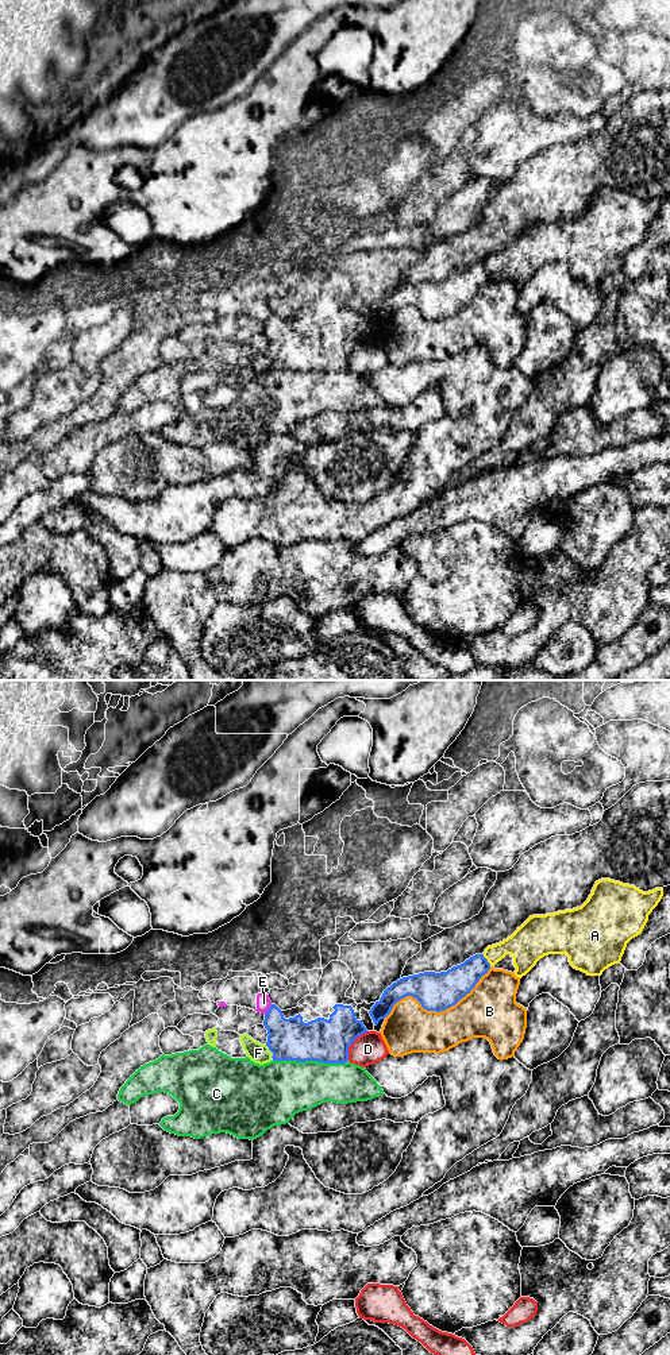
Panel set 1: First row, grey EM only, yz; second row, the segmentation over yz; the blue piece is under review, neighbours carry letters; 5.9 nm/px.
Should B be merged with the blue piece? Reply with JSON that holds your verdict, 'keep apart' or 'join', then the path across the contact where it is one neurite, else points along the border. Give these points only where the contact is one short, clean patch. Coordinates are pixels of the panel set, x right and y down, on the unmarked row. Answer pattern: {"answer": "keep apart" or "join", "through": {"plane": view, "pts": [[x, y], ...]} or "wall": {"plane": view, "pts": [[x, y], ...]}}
{"answer": "keep apart"}

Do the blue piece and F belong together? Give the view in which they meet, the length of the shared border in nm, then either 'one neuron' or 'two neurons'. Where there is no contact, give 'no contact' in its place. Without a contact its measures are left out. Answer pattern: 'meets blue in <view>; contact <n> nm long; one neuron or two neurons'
meets blue in yz; contact 60 nm long; two neurons

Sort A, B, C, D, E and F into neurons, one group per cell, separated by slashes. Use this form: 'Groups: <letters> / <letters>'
Groups: A / B / C / D / E / F

